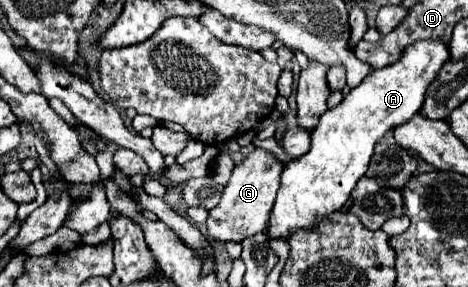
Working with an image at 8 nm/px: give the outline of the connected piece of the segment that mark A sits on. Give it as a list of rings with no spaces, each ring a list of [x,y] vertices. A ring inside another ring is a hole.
[[[417,41],[403,51],[403,59],[371,71],[337,107],[327,109],[319,117],[319,125],[311,131],[311,149],[303,157],[287,161],[283,167],[281,187],[265,229],[267,241],[287,241],[299,229],[311,231],[319,219],[339,211],[347,203],[355,183],[369,167],[375,143],[389,129],[405,123],[421,109],[427,85],[447,59],[449,51],[443,41]]]

